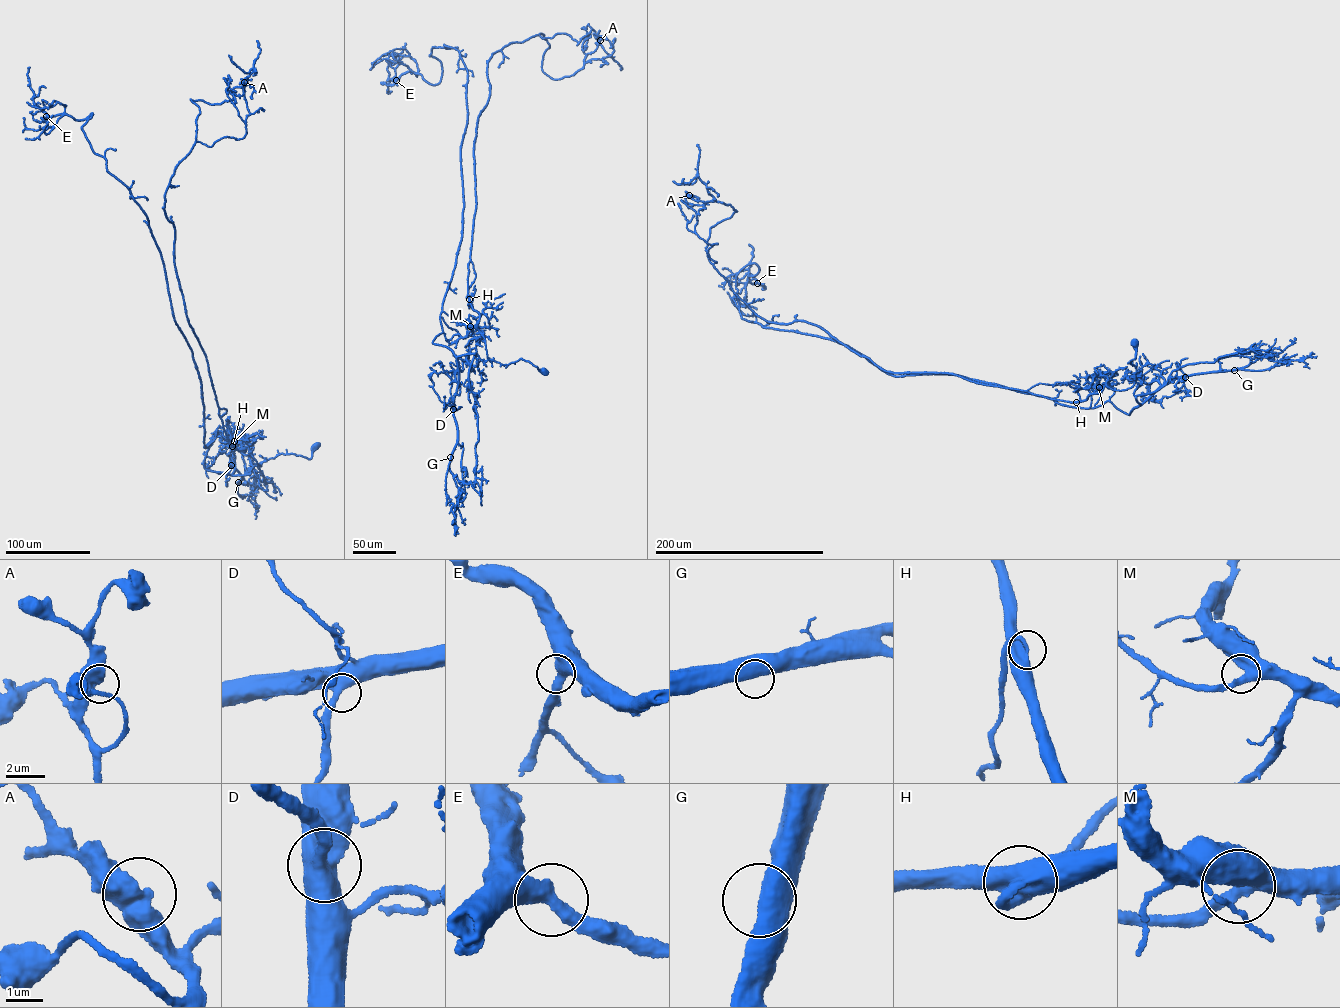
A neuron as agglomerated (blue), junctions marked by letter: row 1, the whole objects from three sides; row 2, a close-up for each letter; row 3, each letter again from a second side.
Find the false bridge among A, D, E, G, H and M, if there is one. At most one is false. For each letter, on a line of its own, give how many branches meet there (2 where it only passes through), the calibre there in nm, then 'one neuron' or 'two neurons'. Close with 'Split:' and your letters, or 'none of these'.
A: 2 | 600 nm | one neuron
D: 2 | 440 nm | one neuron
E: 2 | 500 nm | one neuron
G: 1 | 750 nm | one neuron
H: 1 | 600 nm | one neuron
M: 2 | 500 nm | one neuron
Split: none of these

